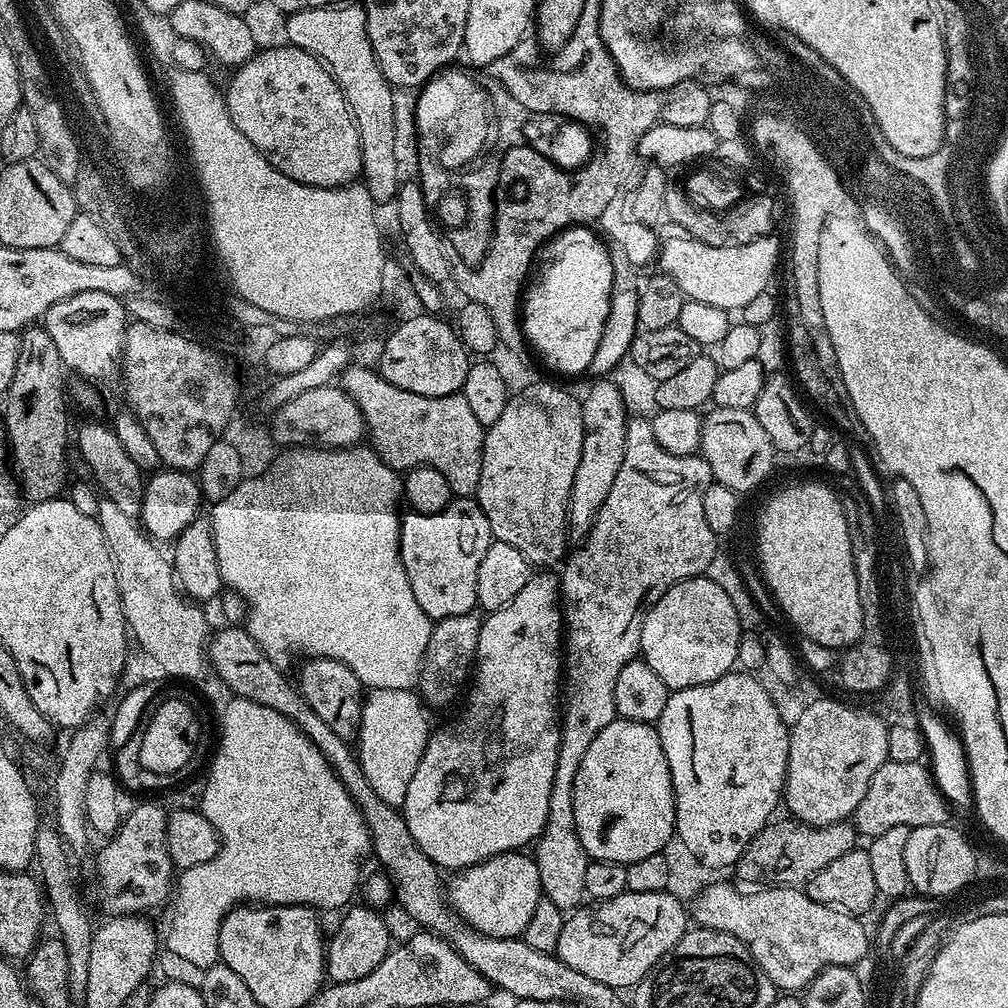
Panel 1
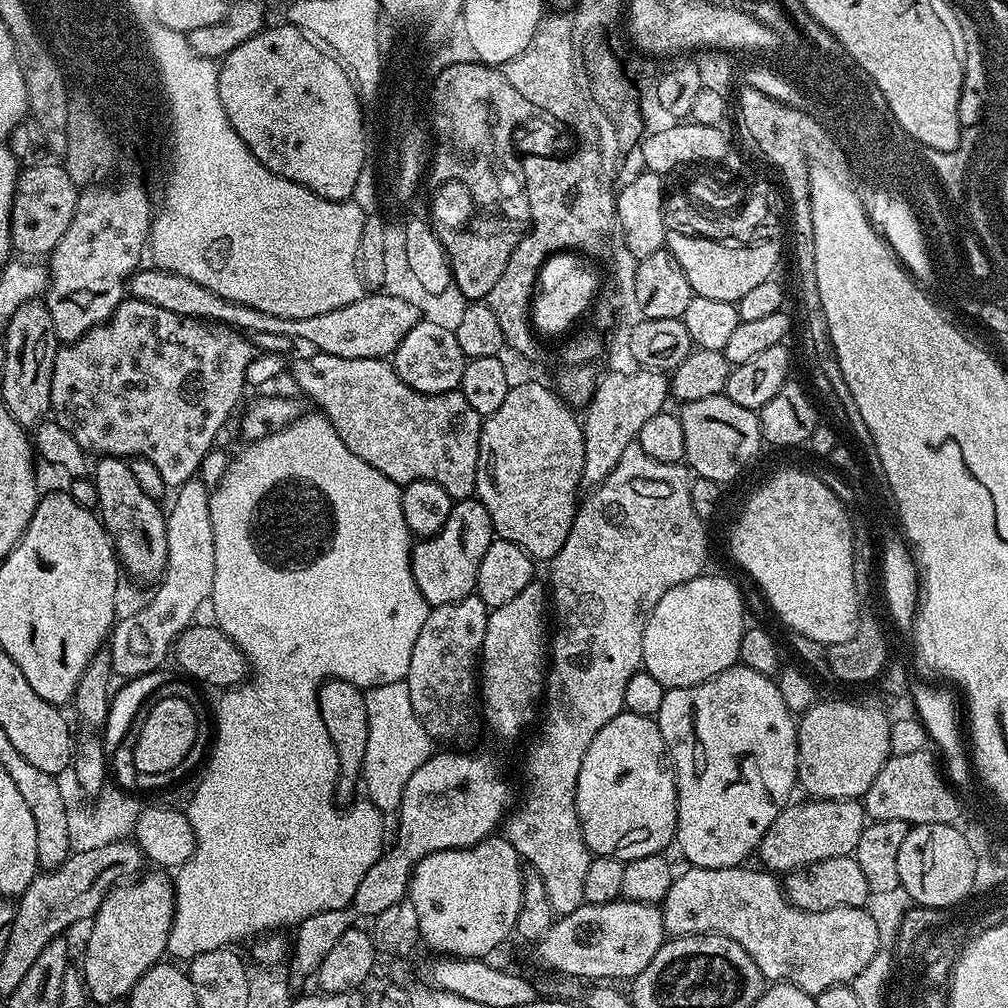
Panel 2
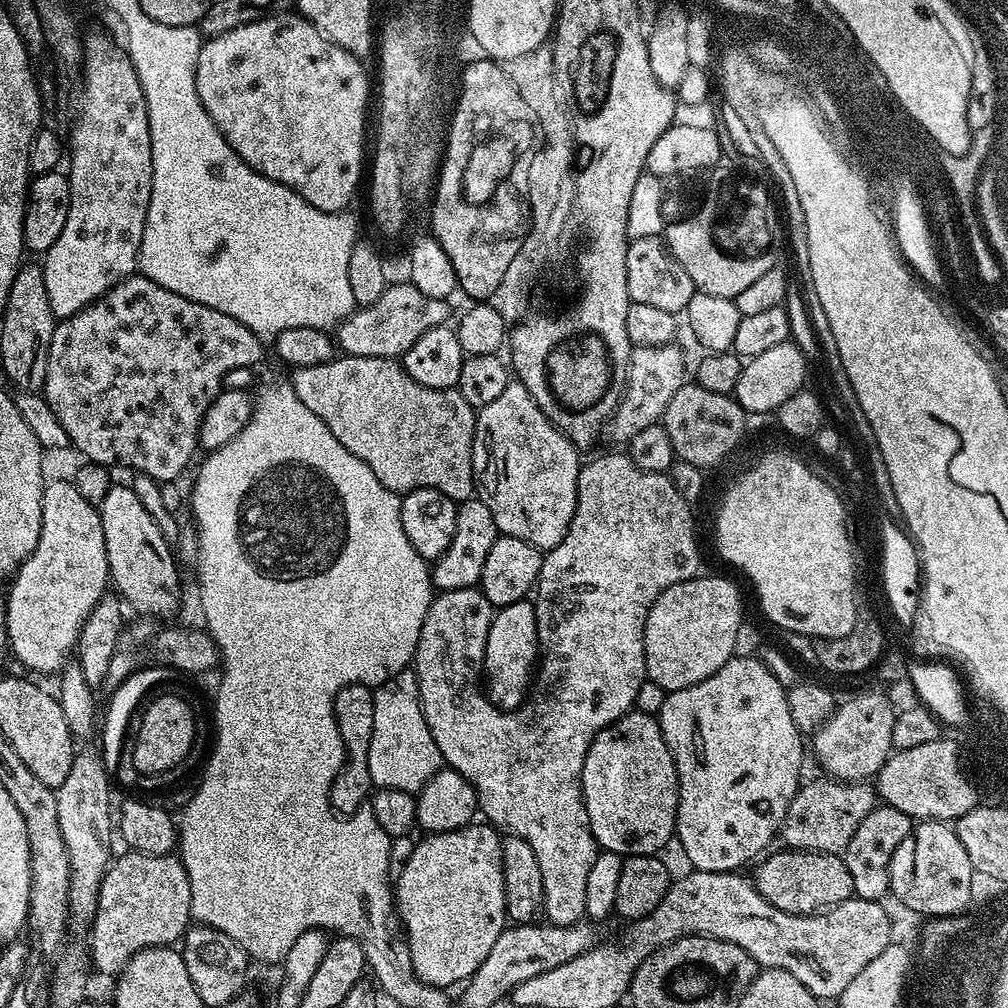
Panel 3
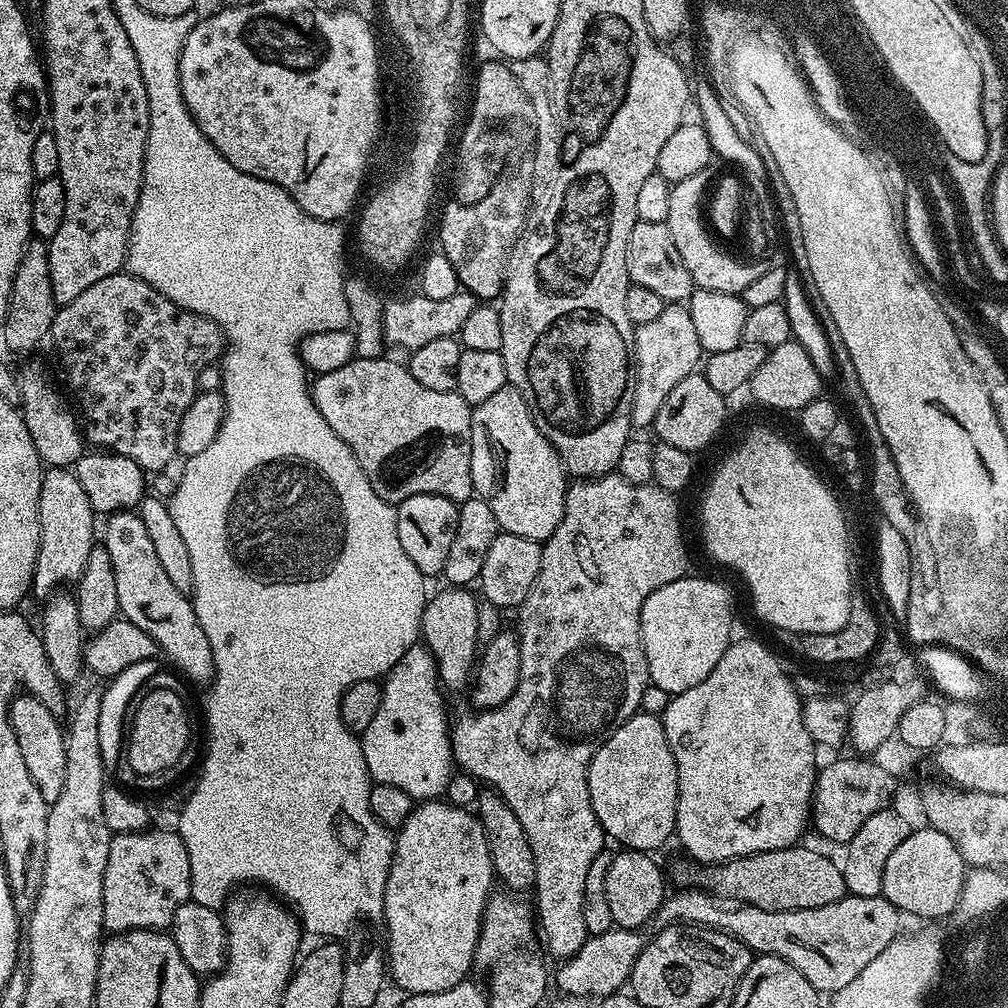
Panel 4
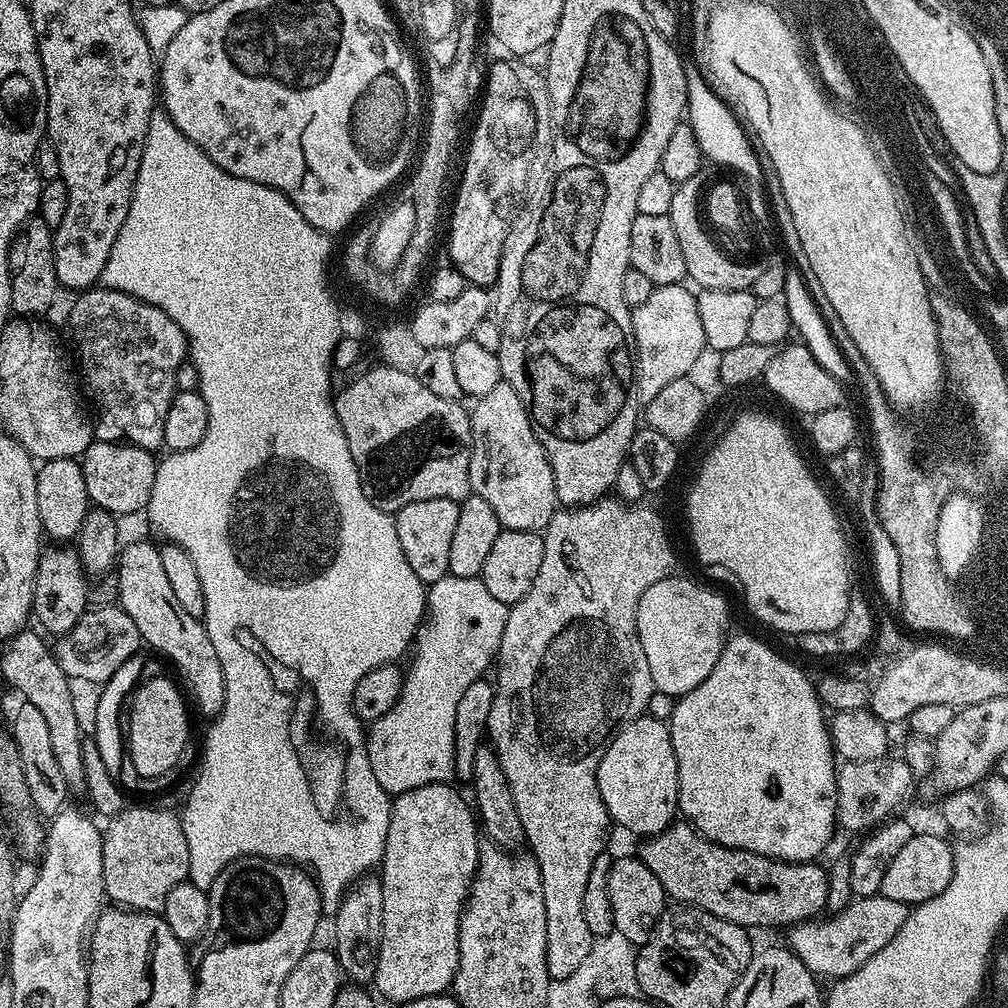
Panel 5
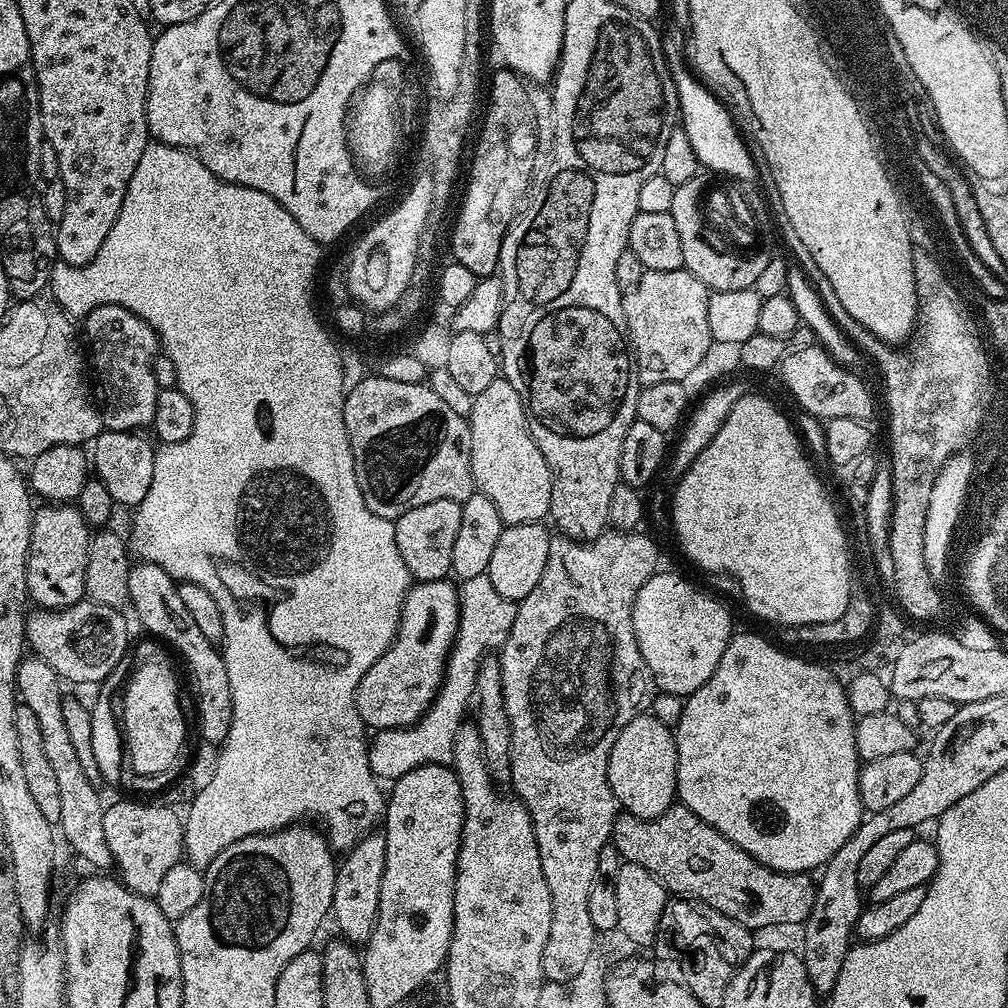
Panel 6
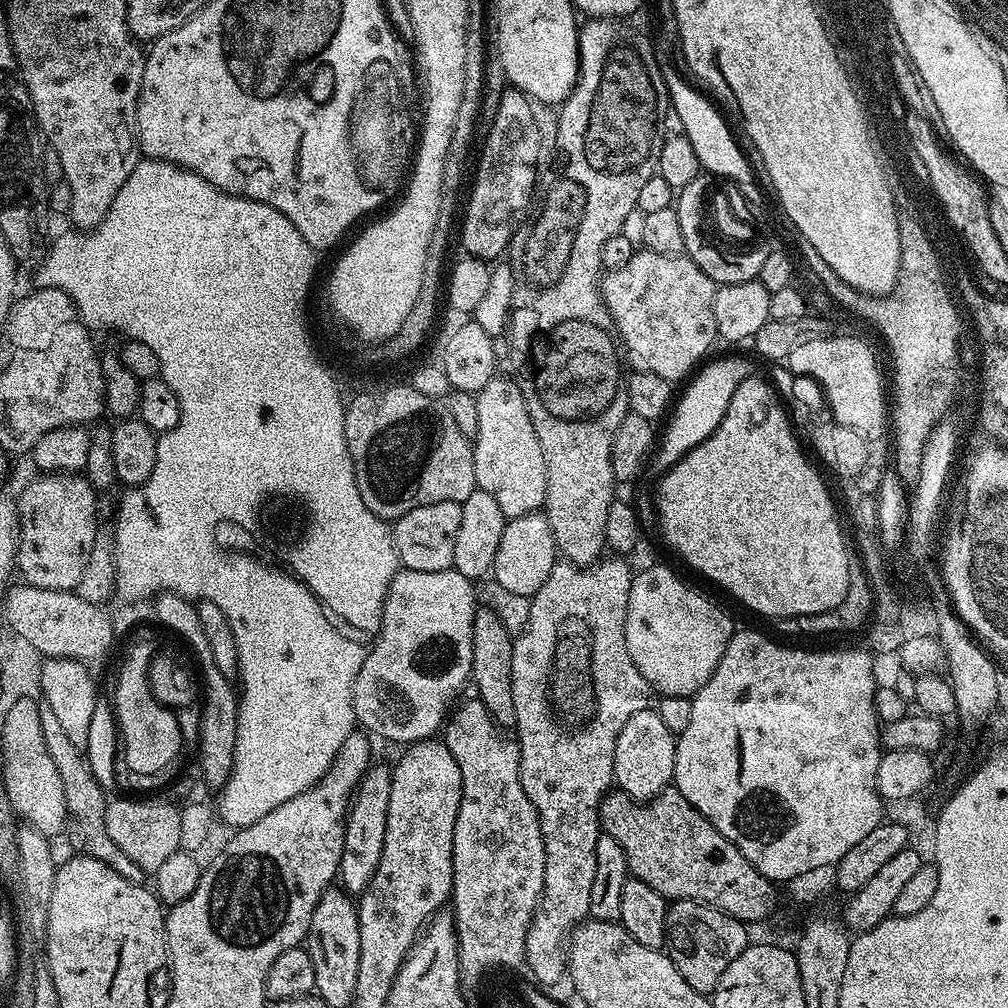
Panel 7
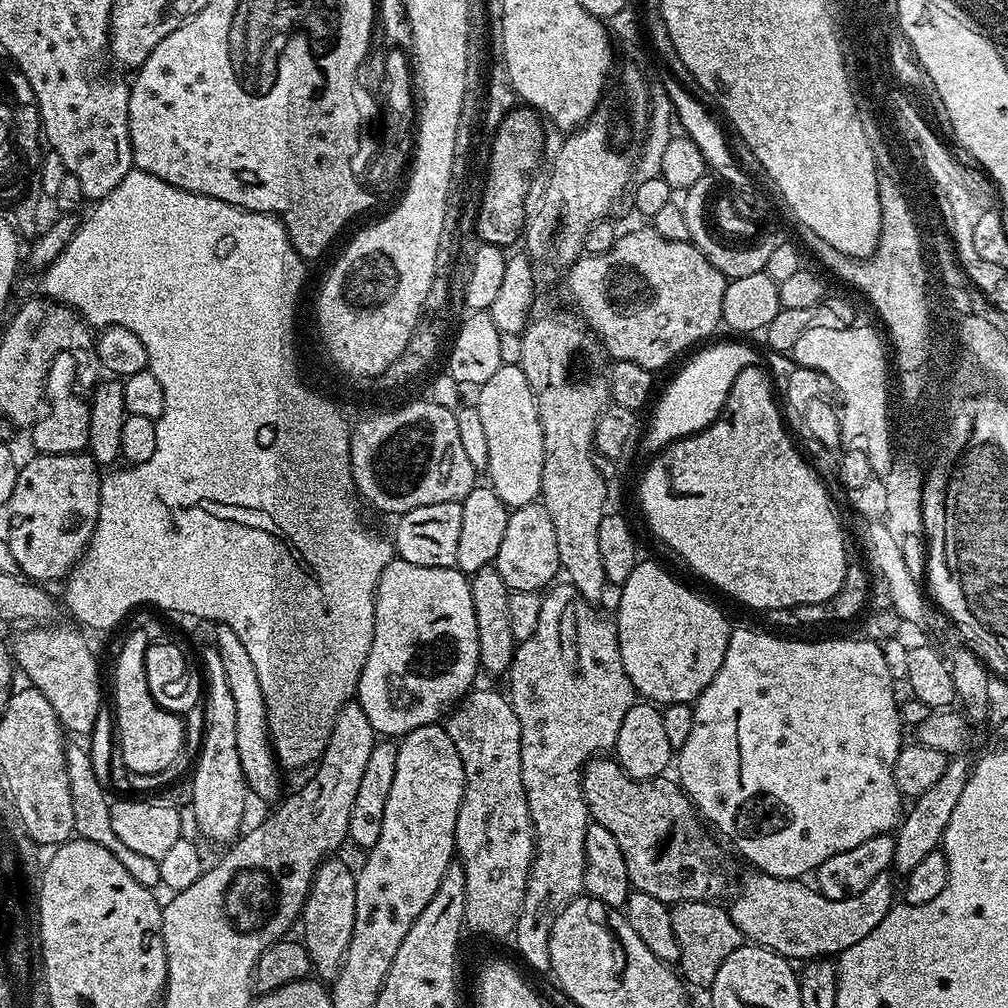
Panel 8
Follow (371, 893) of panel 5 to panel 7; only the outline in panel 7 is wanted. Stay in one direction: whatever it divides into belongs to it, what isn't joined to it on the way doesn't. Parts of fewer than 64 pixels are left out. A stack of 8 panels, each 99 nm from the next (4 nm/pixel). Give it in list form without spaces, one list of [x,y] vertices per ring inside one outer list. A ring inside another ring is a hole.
[[[378,764],[369,767],[368,773],[360,779],[360,787],[352,797],[348,818],[344,821],[344,849],[338,880],[344,891],[349,894],[363,894],[367,891],[378,870],[382,846],[386,842],[386,813],[390,811],[392,768]]]

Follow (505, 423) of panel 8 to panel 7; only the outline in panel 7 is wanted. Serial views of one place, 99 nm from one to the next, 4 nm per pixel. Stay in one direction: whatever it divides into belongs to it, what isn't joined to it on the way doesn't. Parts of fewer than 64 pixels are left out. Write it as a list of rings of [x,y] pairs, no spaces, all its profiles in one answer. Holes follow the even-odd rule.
[[[493,378],[490,382],[486,382],[481,392],[475,393],[478,406],[478,430],[474,437],[472,457],[477,489],[494,497],[498,501],[498,506],[502,506],[502,514],[505,518],[511,518],[543,509],[546,498],[546,462],[542,454],[542,446],[538,446],[538,438],[534,434],[534,426],[526,410],[526,398],[522,398],[522,390],[515,379],[500,379]]]

